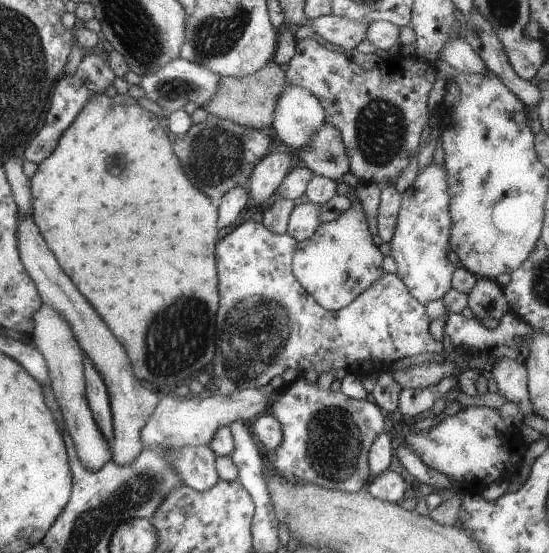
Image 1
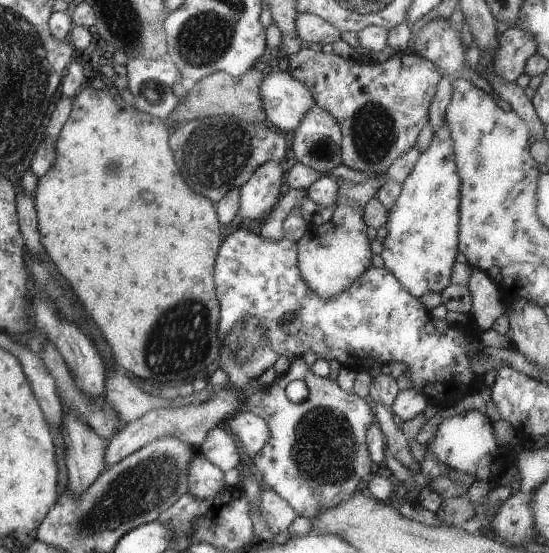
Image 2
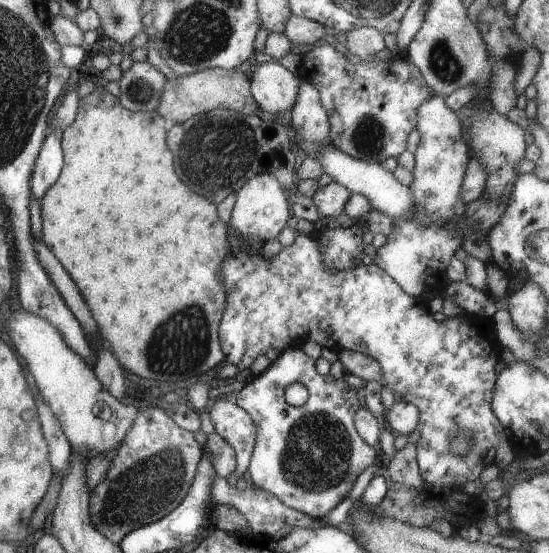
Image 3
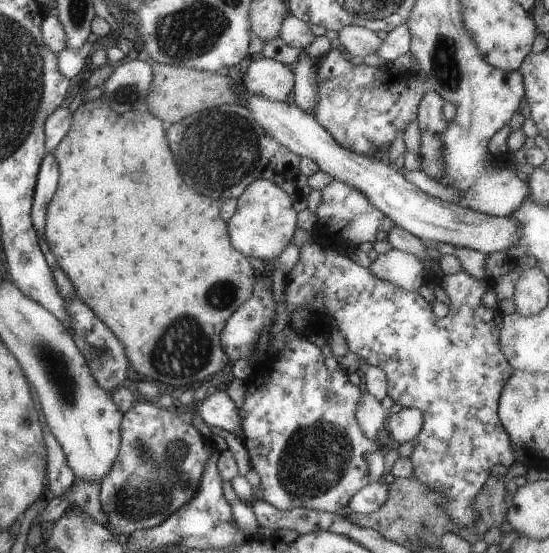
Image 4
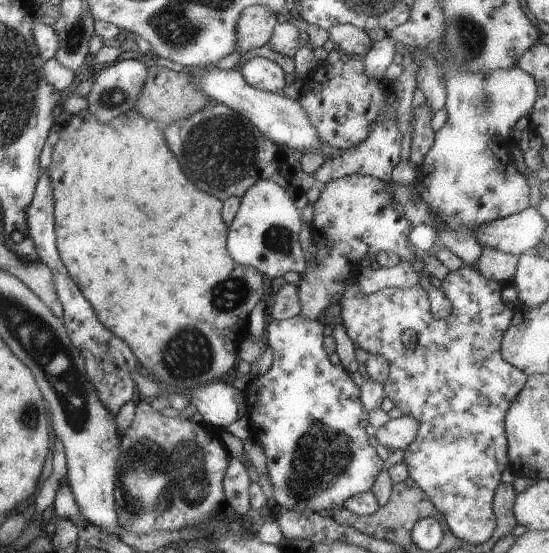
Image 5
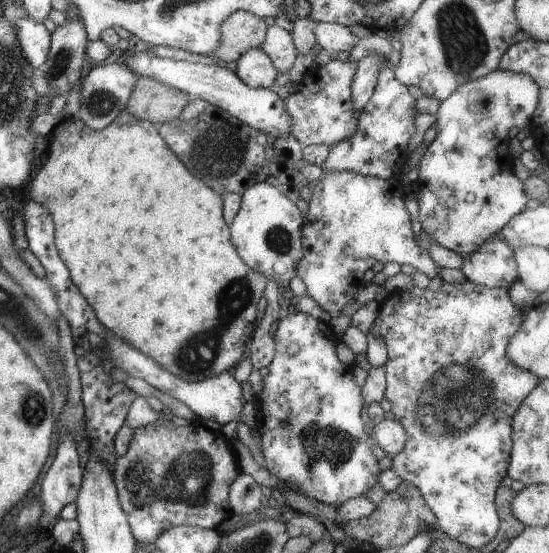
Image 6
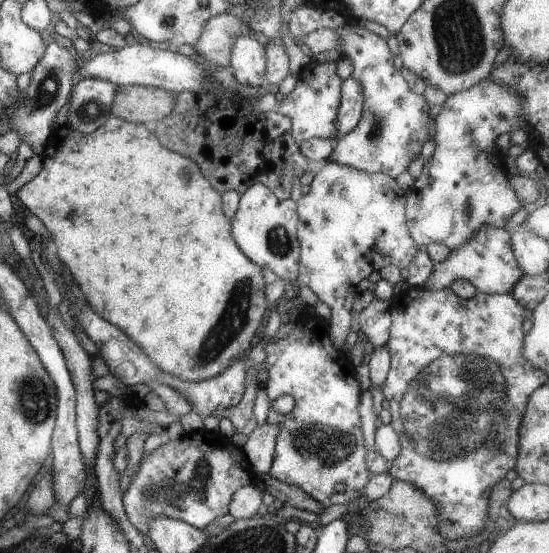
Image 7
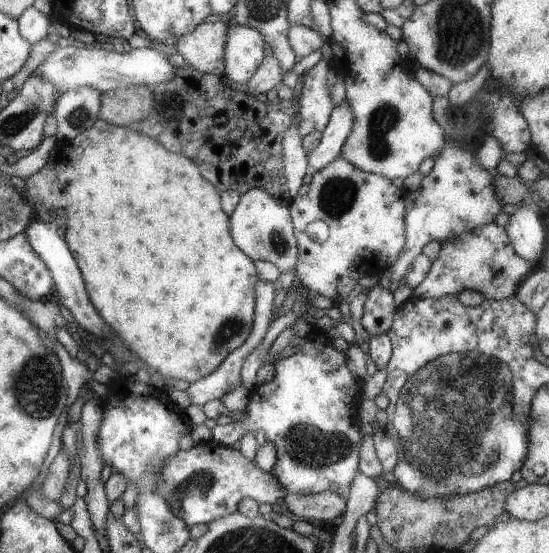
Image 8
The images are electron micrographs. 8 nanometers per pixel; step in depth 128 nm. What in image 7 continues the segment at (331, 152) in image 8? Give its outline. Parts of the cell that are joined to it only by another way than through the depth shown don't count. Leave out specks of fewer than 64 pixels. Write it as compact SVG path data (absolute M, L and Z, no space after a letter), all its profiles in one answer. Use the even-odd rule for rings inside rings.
M351 76L343 79L340 91L340 103L335 117L336 134L329 139L333 143L336 143L352 128L355 128L357 121L360 119L364 103L362 86L357 79Z

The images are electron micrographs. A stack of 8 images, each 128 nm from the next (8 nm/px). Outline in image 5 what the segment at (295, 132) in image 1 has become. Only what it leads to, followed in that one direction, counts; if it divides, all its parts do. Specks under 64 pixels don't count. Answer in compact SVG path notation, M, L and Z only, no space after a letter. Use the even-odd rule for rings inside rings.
M259 56L247 60L239 72L246 84L261 91L280 93L289 80L274 61Z

